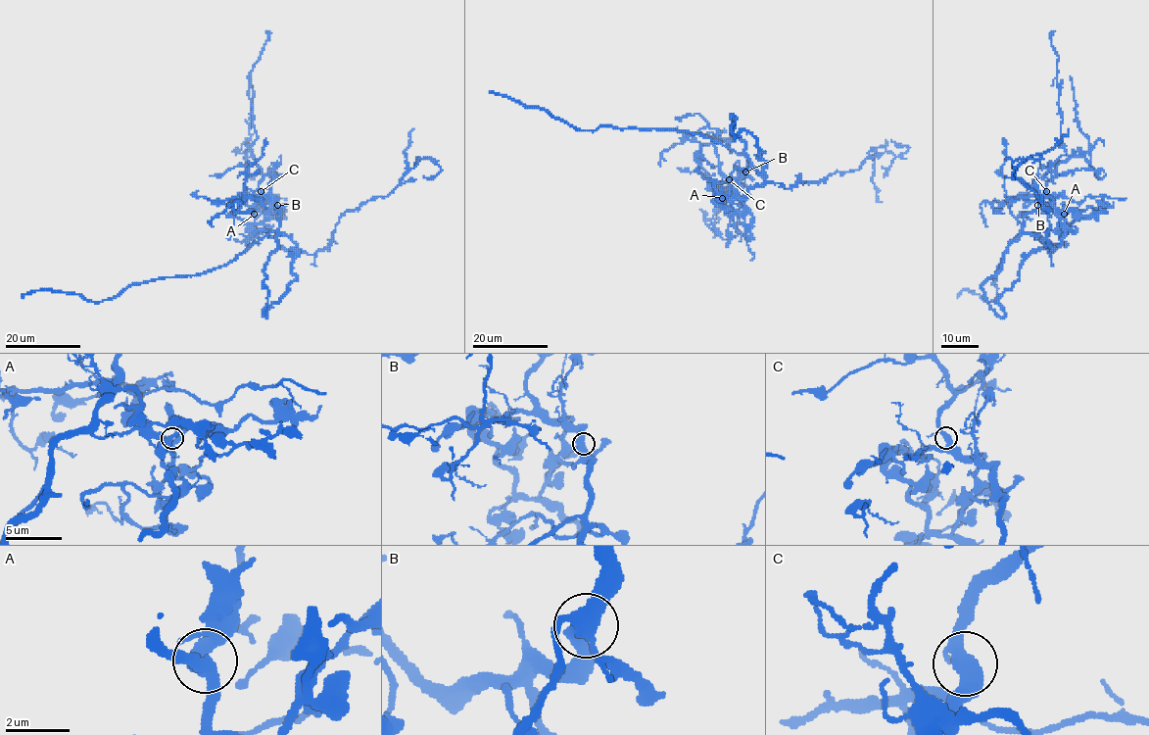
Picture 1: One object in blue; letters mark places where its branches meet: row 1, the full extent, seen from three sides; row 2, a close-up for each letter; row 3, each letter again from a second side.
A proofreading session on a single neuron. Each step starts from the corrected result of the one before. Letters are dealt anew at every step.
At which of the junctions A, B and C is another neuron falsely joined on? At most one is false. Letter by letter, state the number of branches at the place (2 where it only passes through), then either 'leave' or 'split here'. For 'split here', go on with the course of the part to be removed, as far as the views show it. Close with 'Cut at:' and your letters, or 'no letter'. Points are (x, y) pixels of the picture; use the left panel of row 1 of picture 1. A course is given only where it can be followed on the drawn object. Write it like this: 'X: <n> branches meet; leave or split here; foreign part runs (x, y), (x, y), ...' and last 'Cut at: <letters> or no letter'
A: 3 branches meet; leave
B: 3 branches meet; leave
C: 3 branches meet; leave
Cut at: no letter

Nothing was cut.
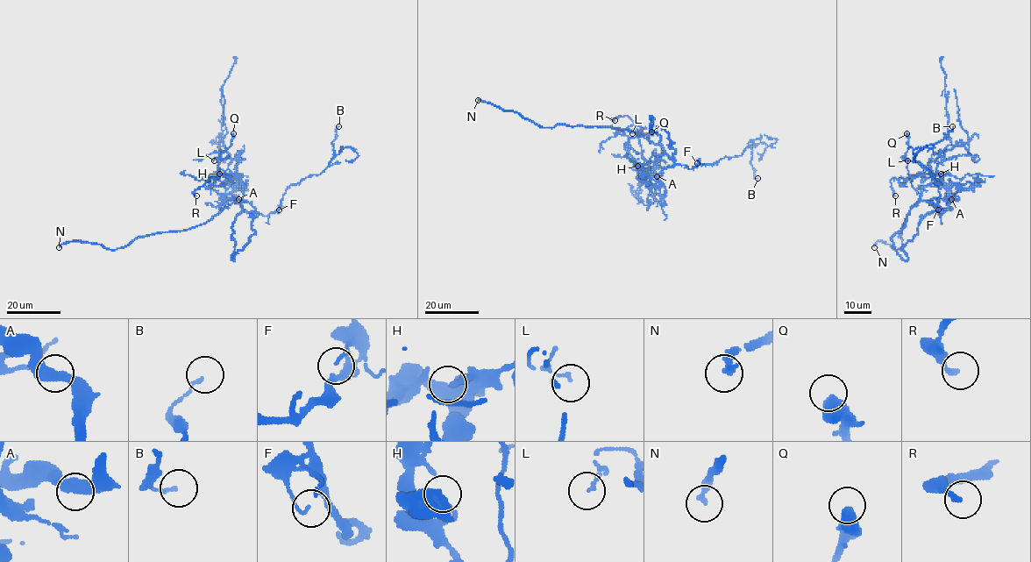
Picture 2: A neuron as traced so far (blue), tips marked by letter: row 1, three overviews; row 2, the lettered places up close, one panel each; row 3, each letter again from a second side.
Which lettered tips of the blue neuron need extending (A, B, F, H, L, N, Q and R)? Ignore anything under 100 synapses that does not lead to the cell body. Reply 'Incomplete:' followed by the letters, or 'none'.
Incomplete: N

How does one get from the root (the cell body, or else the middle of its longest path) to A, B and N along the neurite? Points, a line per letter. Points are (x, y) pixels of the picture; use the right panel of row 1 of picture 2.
A: (919, 199), (923, 187), (941, 185), (951, 199)
B: (919, 199), (927, 201), (940, 216), (943, 213), (938, 204), (938, 185), (914, 157), (941, 141), (952, 126)
N: (919, 199), (902, 224), (899, 236), (901, 246), (895, 250), (878, 240), (874, 247)

